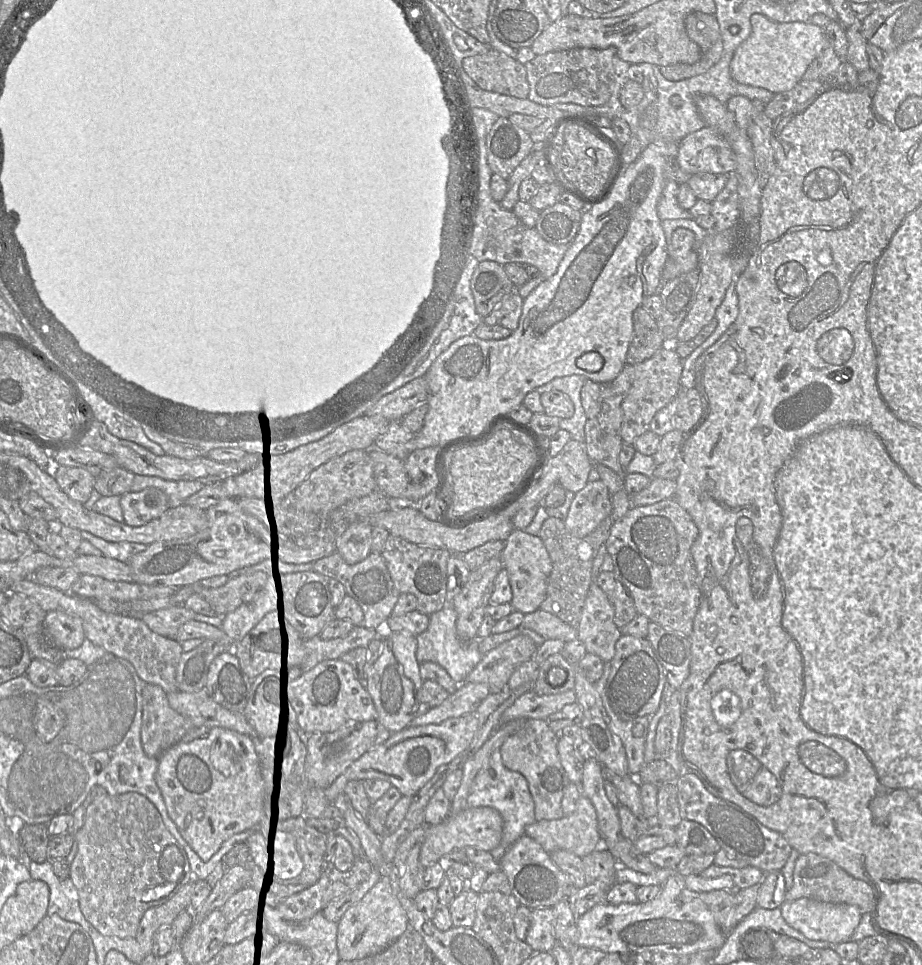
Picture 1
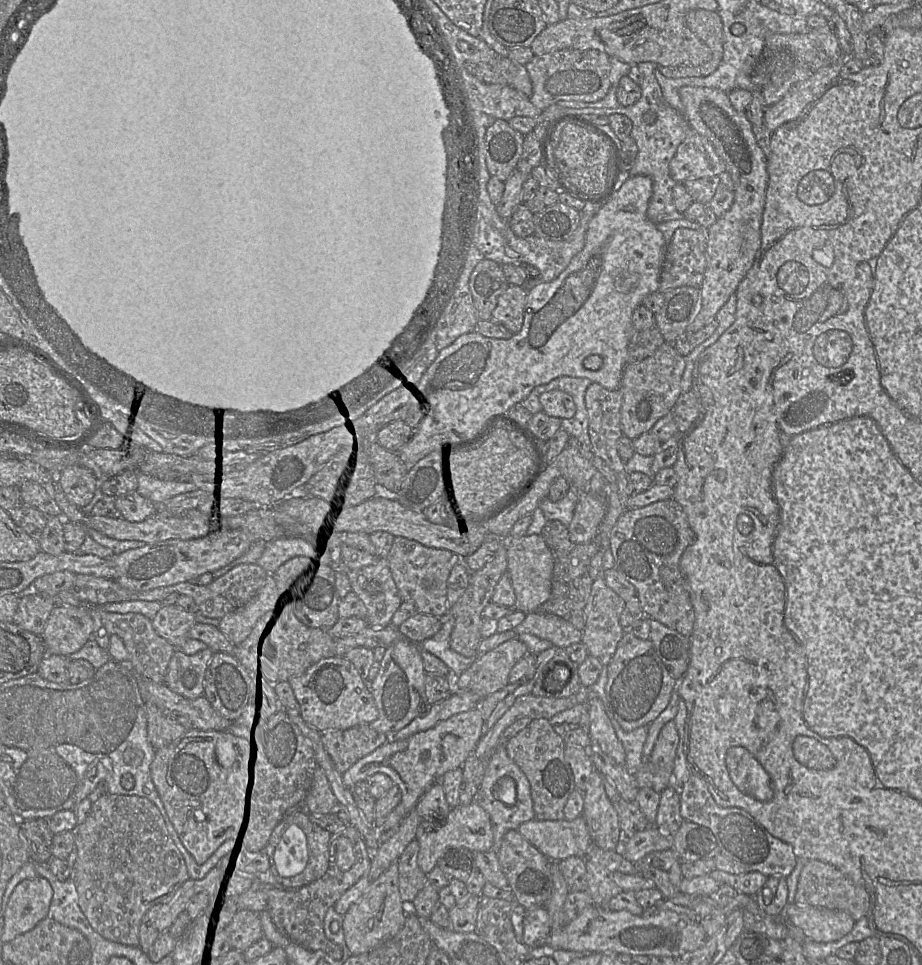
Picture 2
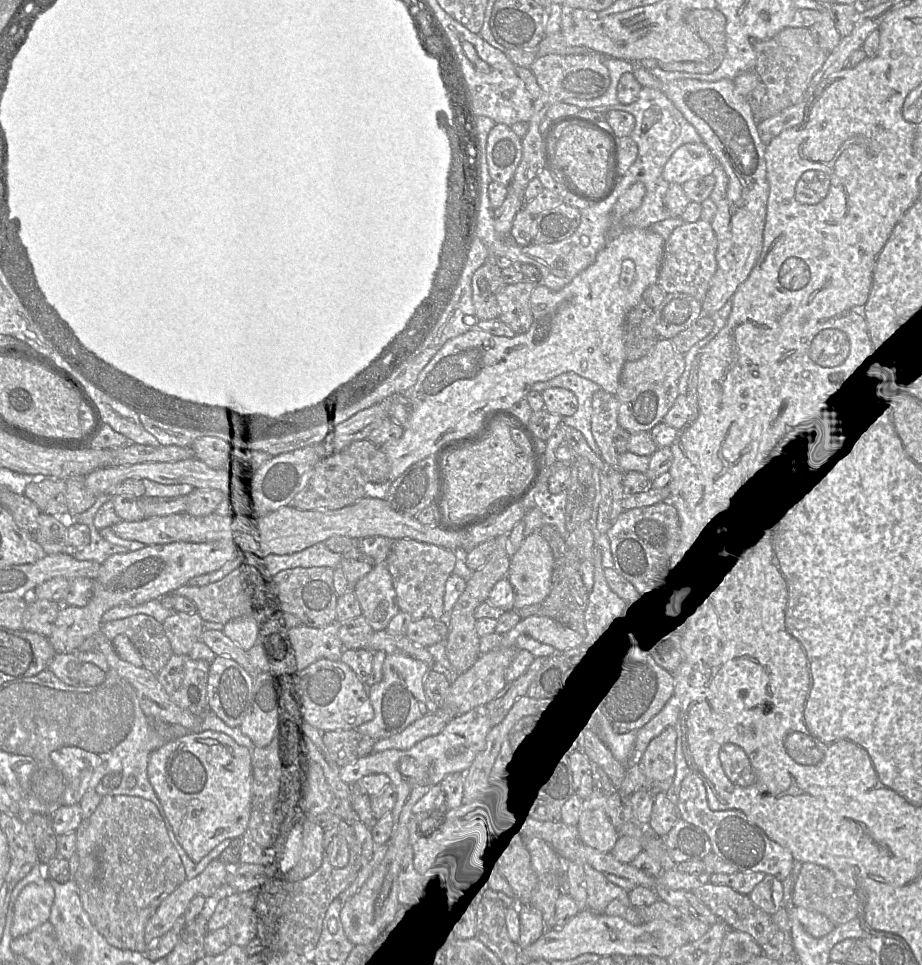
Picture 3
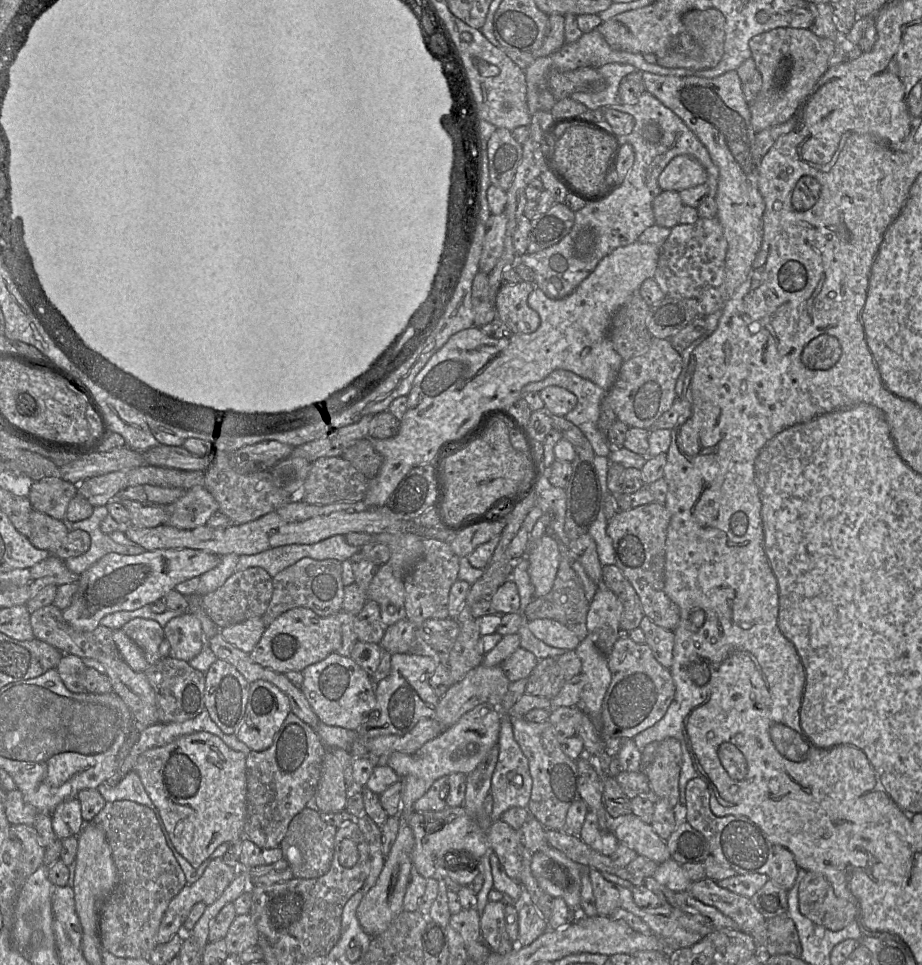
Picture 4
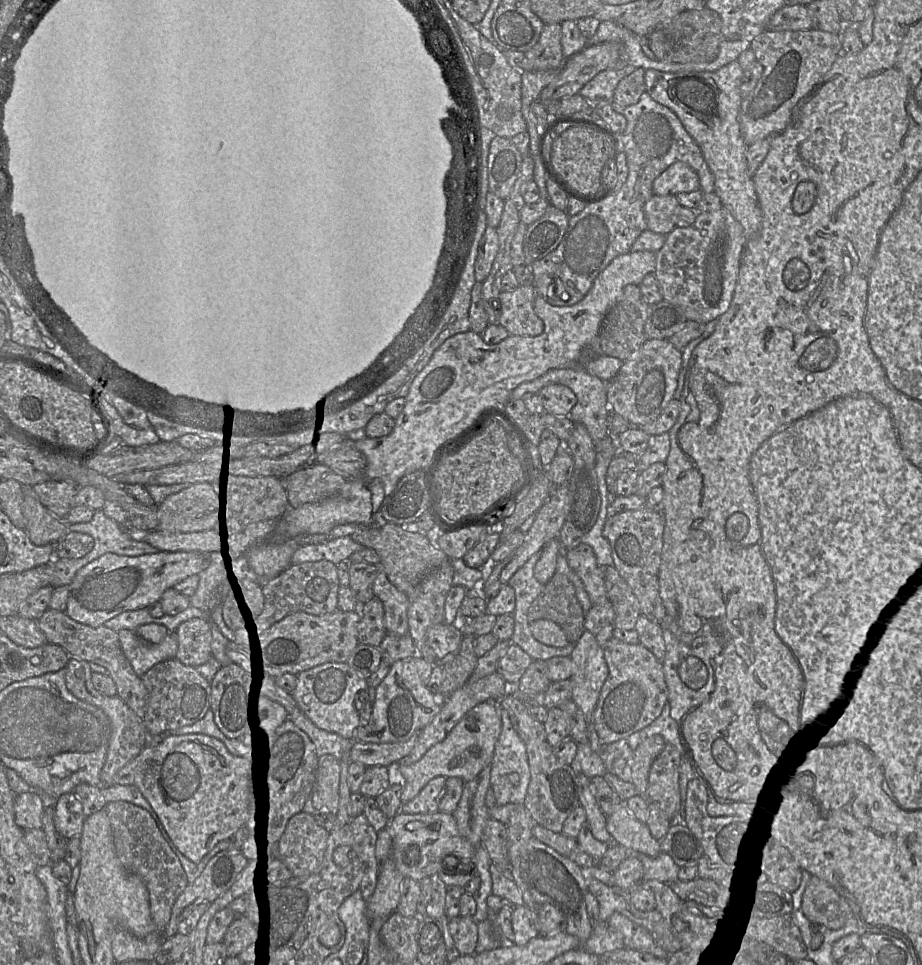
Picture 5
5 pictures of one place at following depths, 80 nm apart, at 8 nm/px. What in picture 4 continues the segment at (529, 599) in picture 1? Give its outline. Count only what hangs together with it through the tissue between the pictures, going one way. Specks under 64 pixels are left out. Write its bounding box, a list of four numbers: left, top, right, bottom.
[525,535,559,598]

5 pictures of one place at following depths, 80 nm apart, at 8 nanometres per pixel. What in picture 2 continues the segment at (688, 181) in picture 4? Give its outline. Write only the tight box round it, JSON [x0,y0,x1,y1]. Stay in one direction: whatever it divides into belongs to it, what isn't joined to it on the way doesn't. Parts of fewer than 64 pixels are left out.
[669,133,726,183]

